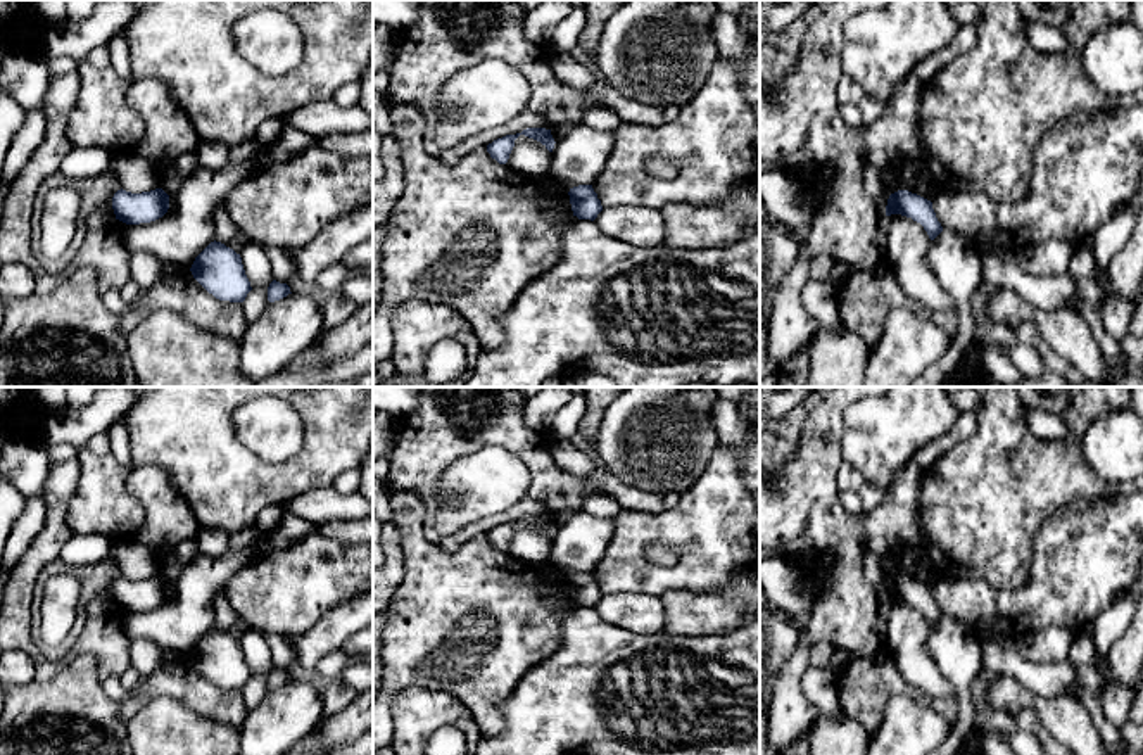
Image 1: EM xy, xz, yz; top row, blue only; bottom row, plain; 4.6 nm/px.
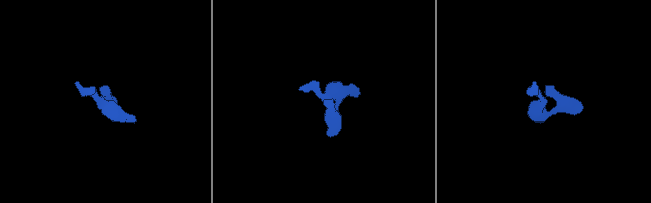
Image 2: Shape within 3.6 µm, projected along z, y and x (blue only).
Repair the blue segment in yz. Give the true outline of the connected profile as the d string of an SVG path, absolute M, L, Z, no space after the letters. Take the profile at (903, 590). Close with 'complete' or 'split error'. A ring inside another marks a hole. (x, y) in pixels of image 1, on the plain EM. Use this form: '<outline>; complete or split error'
M898 577L889 582L886 603L891 601L901 601L920 610L931 627L934 627L943 619L943 613L932 596L932 589L908 577Z; complete

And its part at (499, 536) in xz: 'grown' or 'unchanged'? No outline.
unchanged

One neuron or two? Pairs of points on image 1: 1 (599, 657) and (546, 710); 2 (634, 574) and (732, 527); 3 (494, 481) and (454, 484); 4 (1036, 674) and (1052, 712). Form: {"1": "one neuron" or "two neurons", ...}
{"1": "one neuron", "2": "one neuron", "3": "one neuron", "4": "two neurons"}

